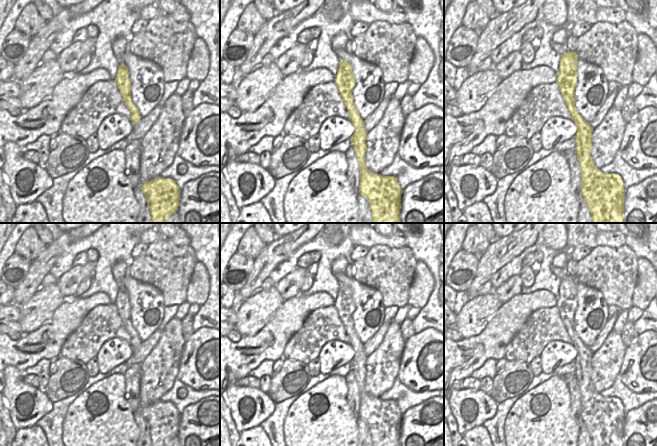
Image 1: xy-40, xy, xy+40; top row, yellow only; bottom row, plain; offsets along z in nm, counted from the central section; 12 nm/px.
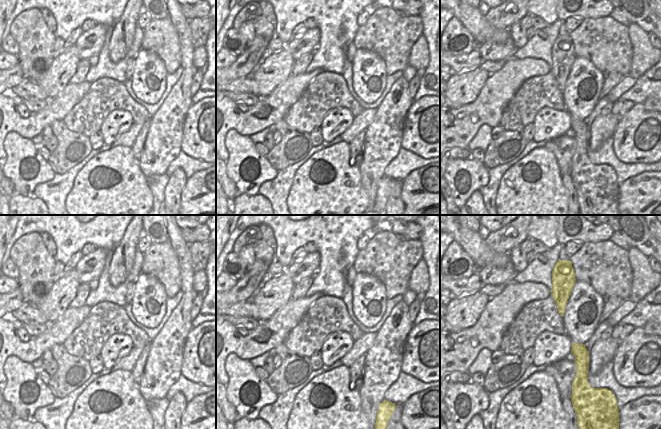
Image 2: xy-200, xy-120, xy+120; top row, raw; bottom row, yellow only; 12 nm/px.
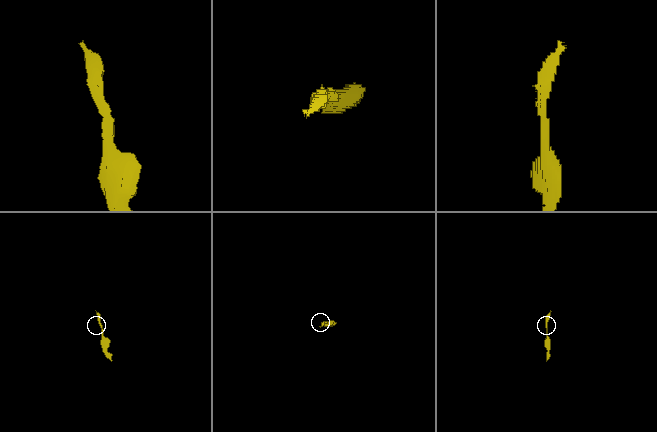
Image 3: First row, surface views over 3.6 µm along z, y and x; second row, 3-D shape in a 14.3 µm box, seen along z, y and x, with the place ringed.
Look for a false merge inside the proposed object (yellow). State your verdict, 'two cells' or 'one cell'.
one cell

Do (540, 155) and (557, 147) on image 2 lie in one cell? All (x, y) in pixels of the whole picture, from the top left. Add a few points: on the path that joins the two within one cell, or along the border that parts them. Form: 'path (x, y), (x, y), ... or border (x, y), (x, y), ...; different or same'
border (544, 146), (554, 156), (560, 172); different

